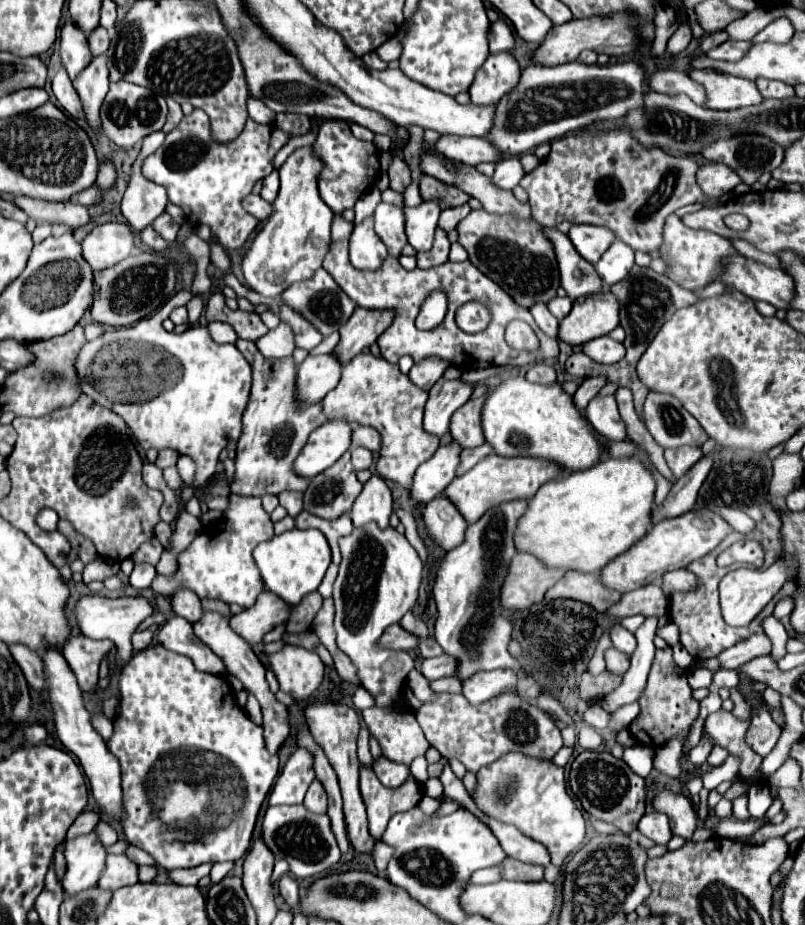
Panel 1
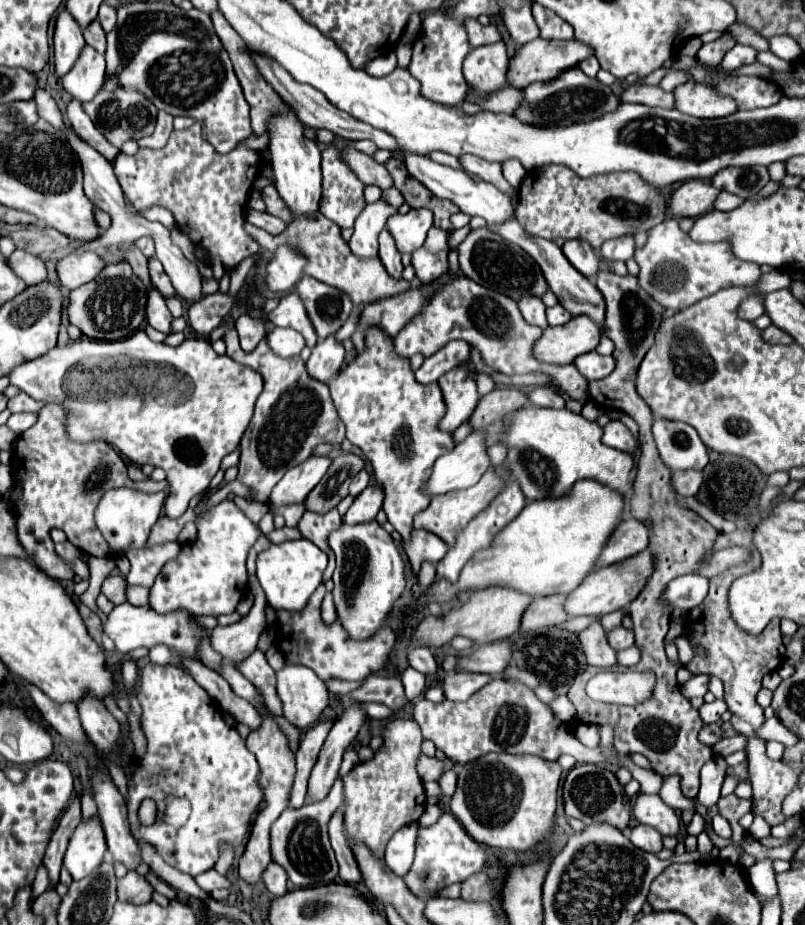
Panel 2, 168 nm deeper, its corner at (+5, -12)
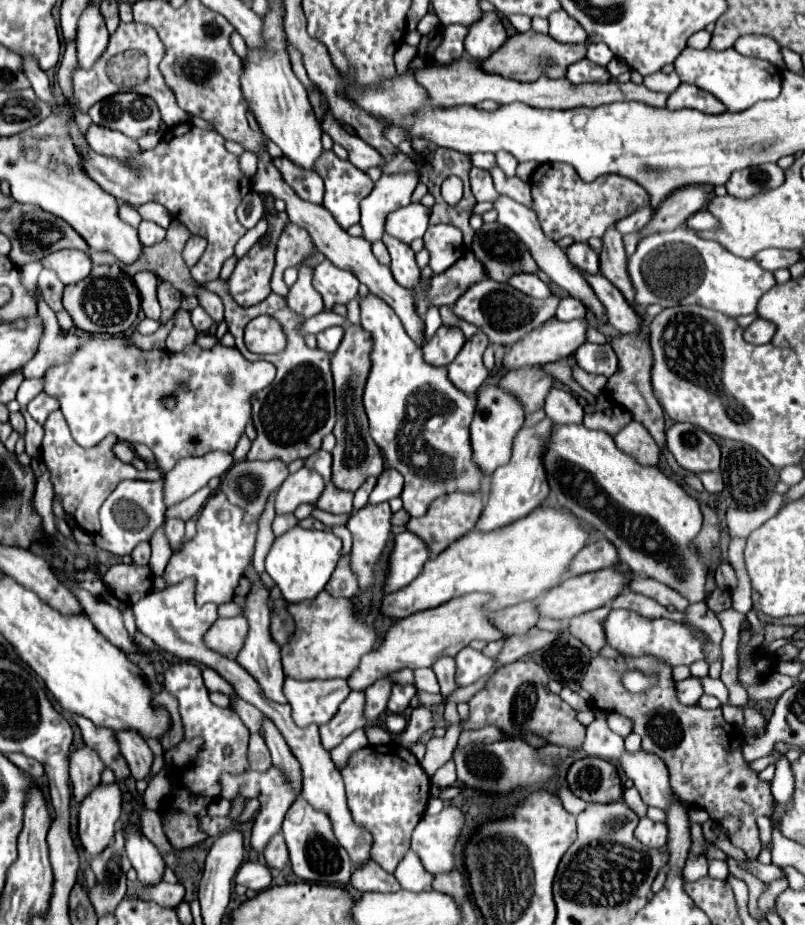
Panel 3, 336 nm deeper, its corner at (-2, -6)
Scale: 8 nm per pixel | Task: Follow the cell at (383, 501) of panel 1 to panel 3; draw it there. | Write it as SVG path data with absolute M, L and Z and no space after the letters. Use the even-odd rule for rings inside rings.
M384 469L382 475L378 477L376 487L370 493L368 505L378 505L378 503L390 501L394 497L400 497L402 485L404 485L404 477L396 469Z

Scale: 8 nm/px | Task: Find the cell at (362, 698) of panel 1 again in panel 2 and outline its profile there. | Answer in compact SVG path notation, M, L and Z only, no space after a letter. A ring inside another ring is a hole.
M365 703L363 705L365 713L371 717L371 719L387 719L387 717L393 717L397 711L385 707L385 705L377 705L377 703Z

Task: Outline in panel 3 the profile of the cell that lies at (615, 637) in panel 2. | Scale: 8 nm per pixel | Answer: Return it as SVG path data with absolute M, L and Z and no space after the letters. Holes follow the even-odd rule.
M612 609L608 619L604 621L604 631L608 633L608 645L630 657L640 657L646 653L658 655L658 657L666 655L666 663L670 667L690 665L698 659L704 659L702 643L692 635L692 631L688 627L684 627L682 623L676 623L670 619L646 619L634 611Z

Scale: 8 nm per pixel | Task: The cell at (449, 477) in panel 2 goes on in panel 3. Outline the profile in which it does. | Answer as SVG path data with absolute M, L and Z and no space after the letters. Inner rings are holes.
M482 385L476 399L478 399L478 407L474 421L470 425L472 461L484 475L492 475L492 471L498 465L508 463L512 451L512 439L524 423L524 411L518 399L512 399L512 395L500 391L496 385Z

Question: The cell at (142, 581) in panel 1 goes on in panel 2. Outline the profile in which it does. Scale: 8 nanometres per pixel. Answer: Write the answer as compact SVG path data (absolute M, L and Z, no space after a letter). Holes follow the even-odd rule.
M177 541L155 545L155 547L145 547L145 549L135 549L127 553L127 559L131 561L131 571L127 575L129 585L145 585L151 587L159 569L175 559L181 551L181 545Z

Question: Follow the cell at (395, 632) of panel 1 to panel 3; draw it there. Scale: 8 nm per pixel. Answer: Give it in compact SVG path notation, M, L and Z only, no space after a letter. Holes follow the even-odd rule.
M326 591L308 603L288 603L294 619L294 635L282 647L282 667L294 679L348 679L360 665L360 657L370 653L376 631L368 625L348 599L332 599Z

